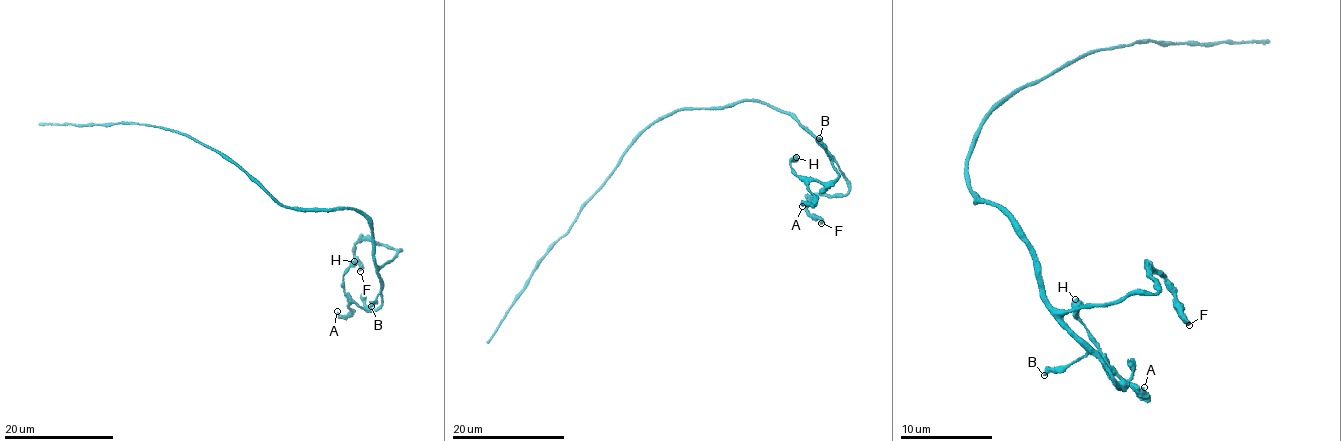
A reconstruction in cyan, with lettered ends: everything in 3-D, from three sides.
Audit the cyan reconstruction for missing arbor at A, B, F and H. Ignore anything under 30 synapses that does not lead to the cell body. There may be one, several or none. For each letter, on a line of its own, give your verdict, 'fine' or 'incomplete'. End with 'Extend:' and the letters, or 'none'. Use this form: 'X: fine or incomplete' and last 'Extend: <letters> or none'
A: fine
B: fine
F: fine
H: fine
Extend: none

